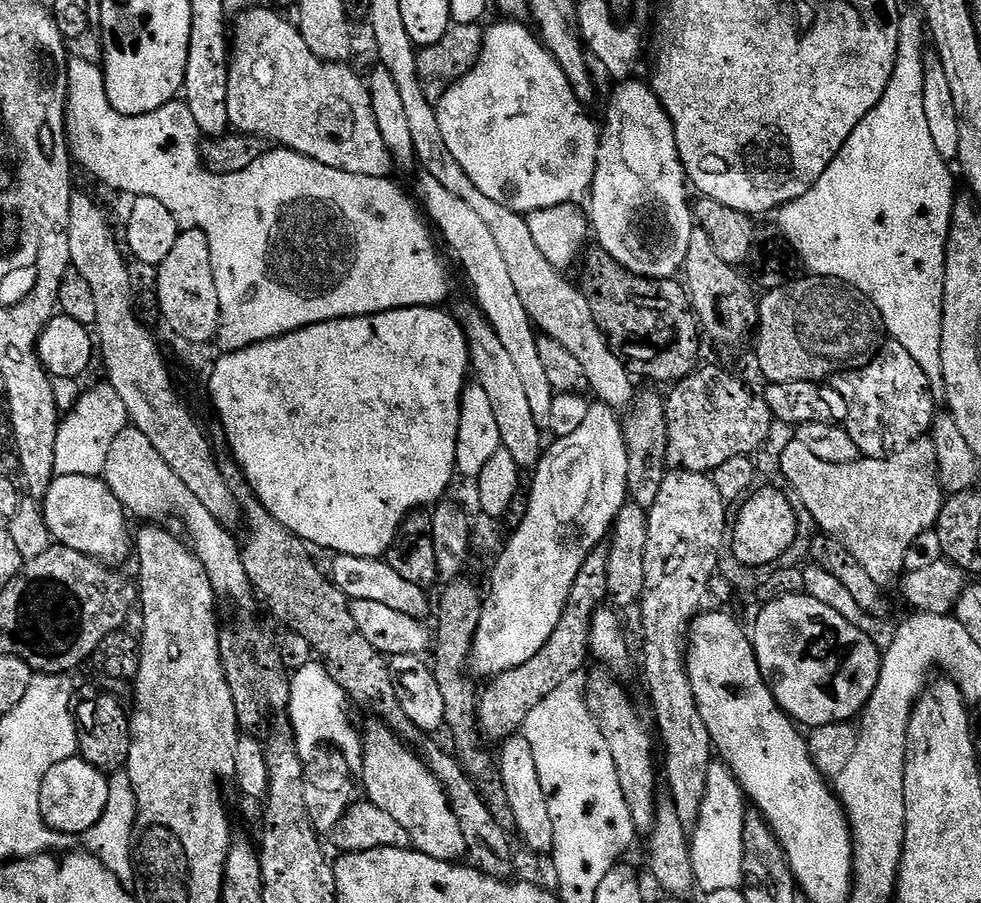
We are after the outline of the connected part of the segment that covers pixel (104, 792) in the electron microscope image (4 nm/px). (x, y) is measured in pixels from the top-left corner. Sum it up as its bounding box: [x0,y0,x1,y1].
[38,754,110,837]

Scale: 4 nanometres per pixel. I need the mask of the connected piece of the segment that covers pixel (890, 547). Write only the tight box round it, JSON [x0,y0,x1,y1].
[780,438,946,586]

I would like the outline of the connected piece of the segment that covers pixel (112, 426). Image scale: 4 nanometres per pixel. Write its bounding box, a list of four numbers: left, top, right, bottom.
[54,382,130,476]

